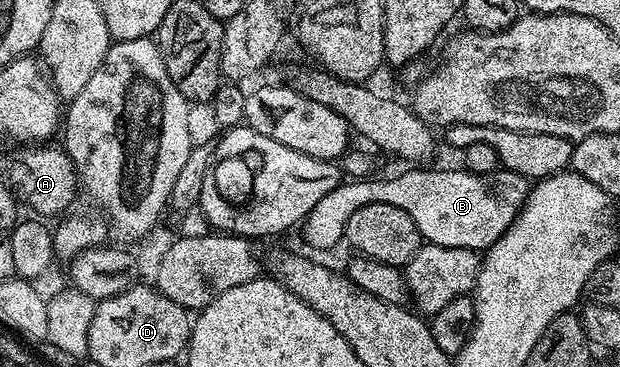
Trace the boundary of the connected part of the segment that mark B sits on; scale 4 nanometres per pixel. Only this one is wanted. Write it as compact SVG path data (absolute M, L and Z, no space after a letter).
M402 169L399 175L391 179L378 179L379 177L367 177L353 181L339 182L338 188L328 197L320 197L316 205L307 213L306 218L300 224L300 232L306 238L310 247L318 251L326 251L339 242L343 242L348 225L348 217L356 213L364 205L379 203L380 205L396 205L396 209L404 209L412 221L416 221L416 229L422 235L426 243L435 243L441 247L455 247L456 249L472 249L482 253L508 230L514 219L526 205L526 198L532 188L531 180L520 177L520 173L512 173L505 169L499 169L492 173L472 173L465 169L458 171L426 171L430 169Z

